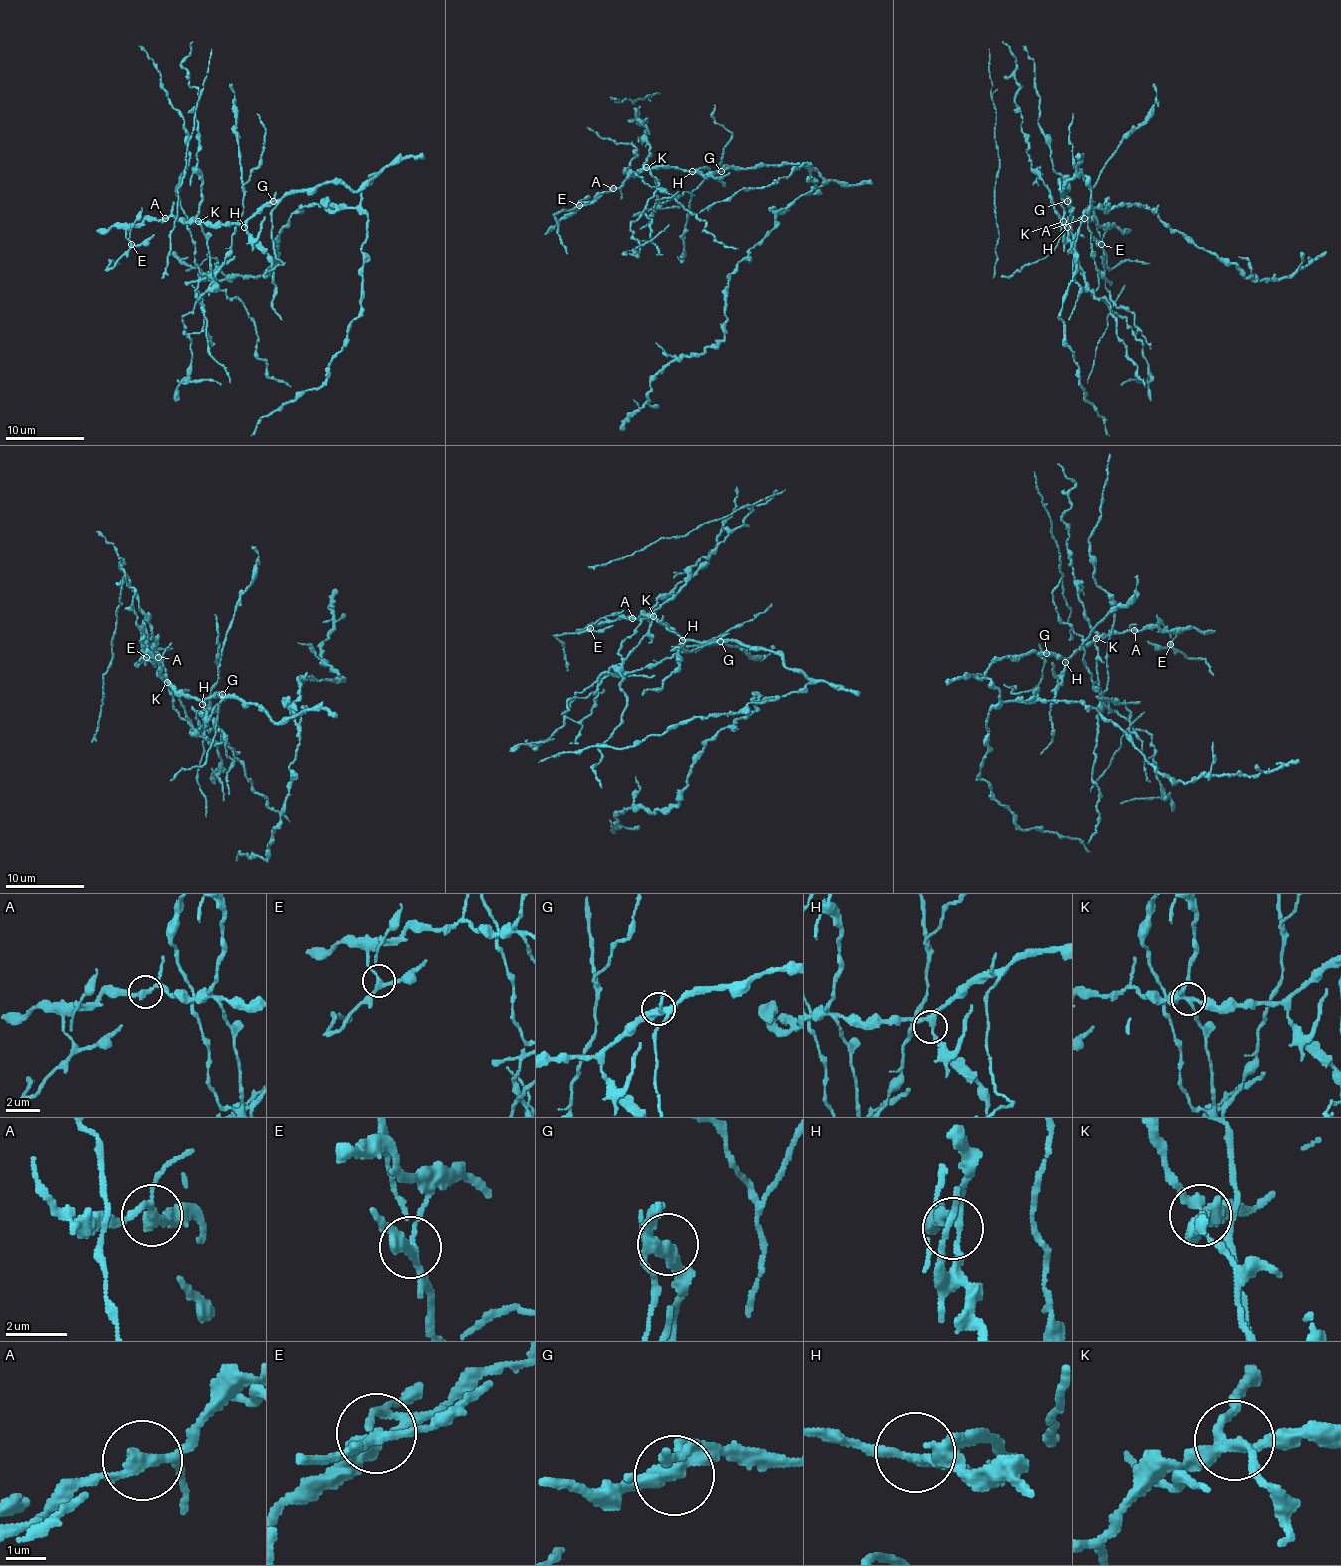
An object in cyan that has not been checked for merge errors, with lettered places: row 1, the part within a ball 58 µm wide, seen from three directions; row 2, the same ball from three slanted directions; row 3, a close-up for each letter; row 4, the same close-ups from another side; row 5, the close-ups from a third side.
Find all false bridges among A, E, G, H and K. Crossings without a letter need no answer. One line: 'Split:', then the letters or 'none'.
Split: E, K

